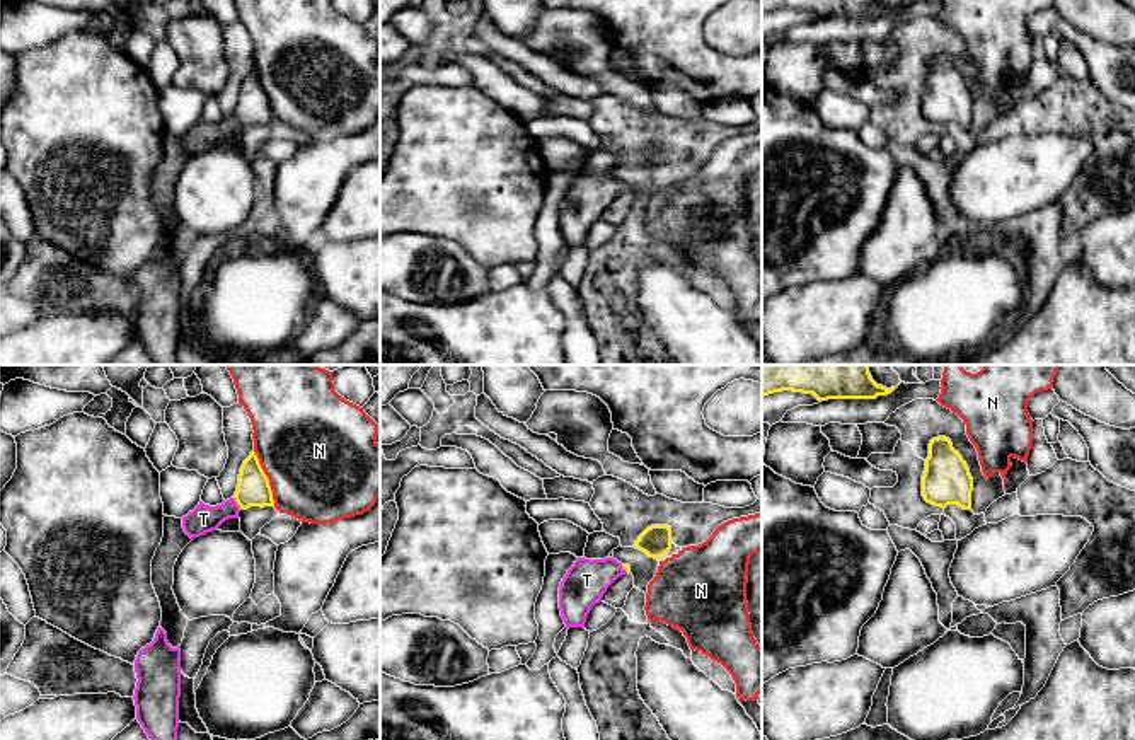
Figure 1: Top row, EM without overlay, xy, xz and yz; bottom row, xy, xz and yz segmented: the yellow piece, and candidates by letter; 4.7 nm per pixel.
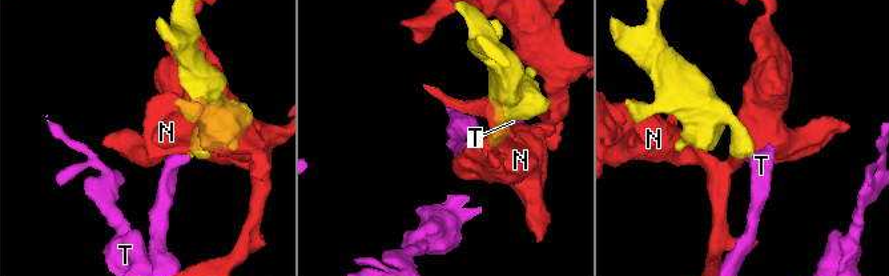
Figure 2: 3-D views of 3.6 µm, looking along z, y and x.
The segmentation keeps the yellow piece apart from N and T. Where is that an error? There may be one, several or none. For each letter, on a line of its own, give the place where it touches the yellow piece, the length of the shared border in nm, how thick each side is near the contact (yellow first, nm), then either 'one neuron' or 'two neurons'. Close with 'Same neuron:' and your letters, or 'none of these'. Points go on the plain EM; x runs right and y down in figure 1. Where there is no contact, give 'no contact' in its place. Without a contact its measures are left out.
N: meets yellow in xy at (266, 96); contact 280 nm long; 160 nm thick on the yellow side, 480 nm on the other; two neurons
T: meets yellow in xy at (237, 121); contact 70 nm long; 160 nm thick on the yellow side, 140 nm on the other; one neuron
Same neuron: T

